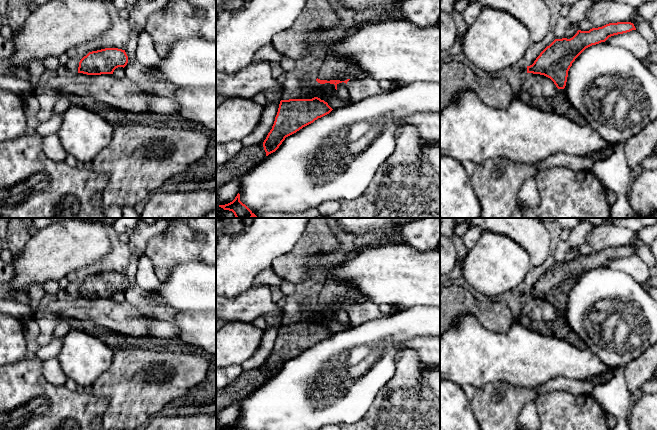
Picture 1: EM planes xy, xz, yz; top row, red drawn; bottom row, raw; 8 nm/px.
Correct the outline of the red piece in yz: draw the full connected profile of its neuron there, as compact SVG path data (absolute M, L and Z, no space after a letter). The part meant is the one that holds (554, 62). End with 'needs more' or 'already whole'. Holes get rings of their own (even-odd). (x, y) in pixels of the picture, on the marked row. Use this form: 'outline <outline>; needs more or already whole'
outline M631 22L609 23L589 31L578 30L570 39L555 39L534 63L527 66L527 73L550 78L558 89L564 89L568 71L575 59L588 47L605 42L609 37L636 30Z; already whole

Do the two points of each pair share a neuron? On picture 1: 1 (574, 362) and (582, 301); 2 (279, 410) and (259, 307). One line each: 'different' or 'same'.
1: different
2: different

